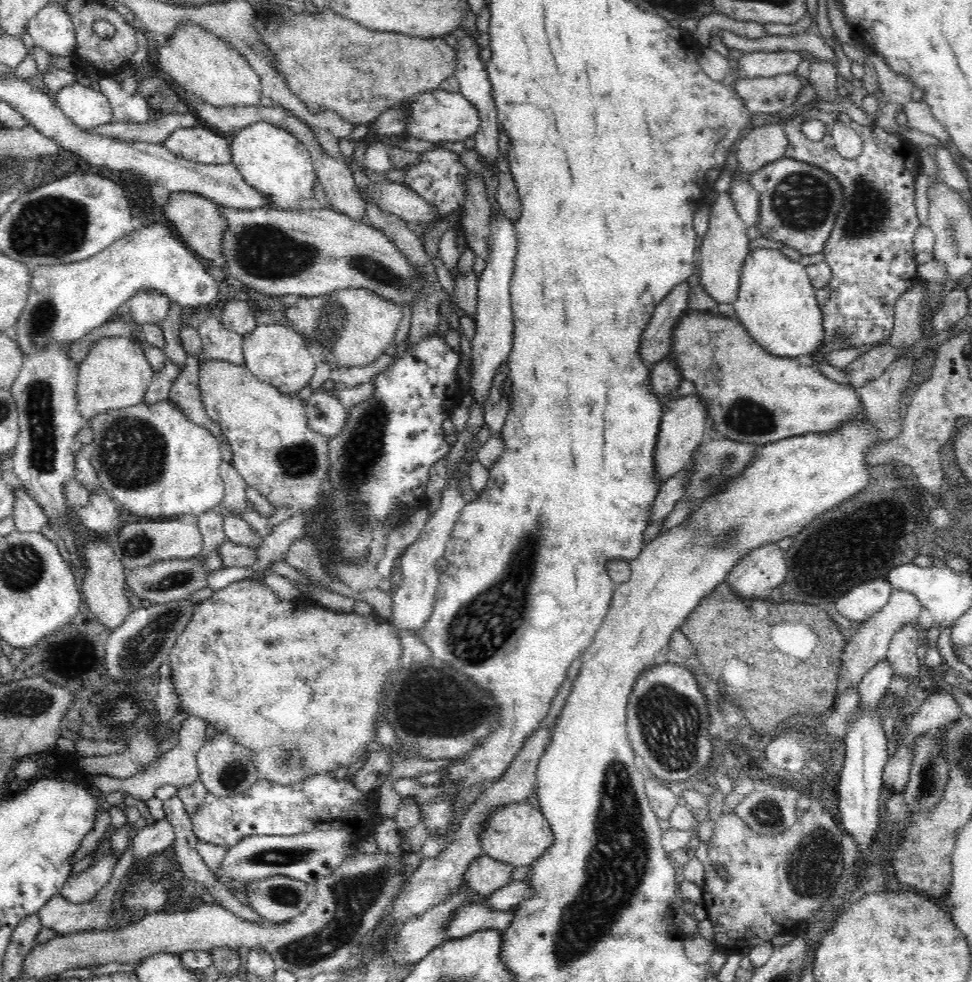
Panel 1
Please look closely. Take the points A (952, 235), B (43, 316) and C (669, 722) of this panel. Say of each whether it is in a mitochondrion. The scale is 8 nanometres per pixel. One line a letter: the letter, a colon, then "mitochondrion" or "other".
A: mitochondrion
B: mitochondrion
C: mitochondrion

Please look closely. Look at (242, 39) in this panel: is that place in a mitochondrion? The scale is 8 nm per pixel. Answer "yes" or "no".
yes

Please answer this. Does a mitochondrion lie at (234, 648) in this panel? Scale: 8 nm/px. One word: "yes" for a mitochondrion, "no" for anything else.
no

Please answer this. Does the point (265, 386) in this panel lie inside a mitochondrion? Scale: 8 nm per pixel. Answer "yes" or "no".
no

